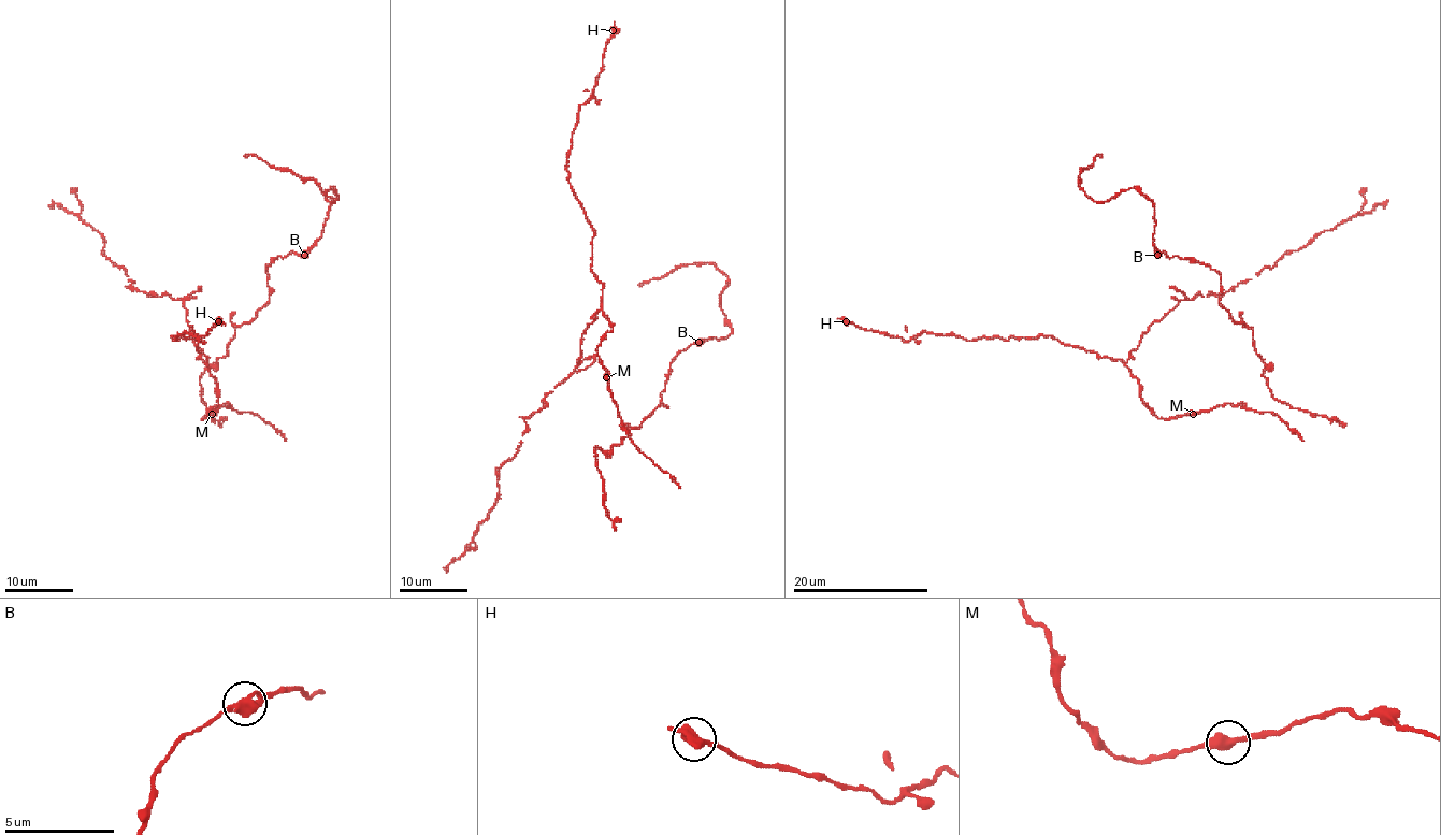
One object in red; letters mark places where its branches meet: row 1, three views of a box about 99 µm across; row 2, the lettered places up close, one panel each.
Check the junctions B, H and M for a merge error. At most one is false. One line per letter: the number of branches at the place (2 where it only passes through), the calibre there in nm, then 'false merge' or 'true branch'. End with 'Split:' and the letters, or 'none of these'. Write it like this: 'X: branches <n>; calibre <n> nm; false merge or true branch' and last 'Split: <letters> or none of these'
B: branches 2; calibre 460 nm; true branch
H: branches 2; calibre 440 nm; true branch
M: branches 2; calibre 460 nm; true branch
Split: none of these

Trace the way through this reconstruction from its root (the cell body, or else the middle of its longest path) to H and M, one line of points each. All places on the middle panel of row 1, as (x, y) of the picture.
H: (621, 427), (597, 354), (613, 327), (590, 268), (594, 229), (566, 169), (577, 113), (592, 95), (613, 30)
M: (621, 427), (618, 405), (606, 377)

